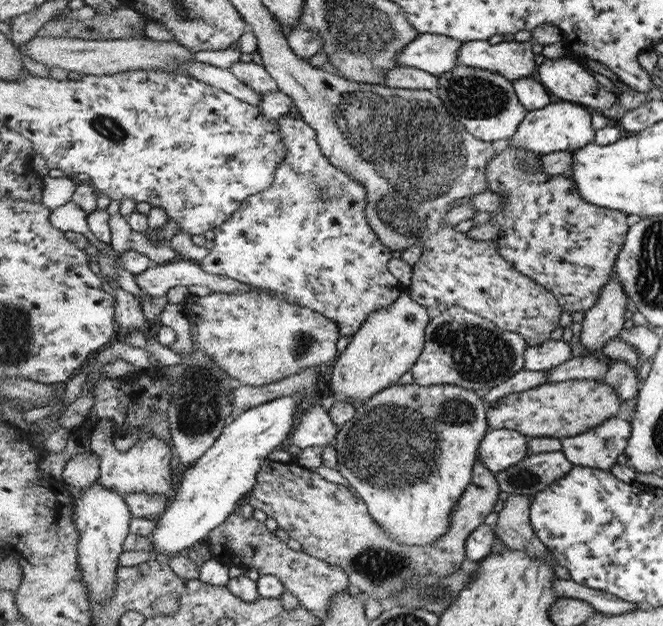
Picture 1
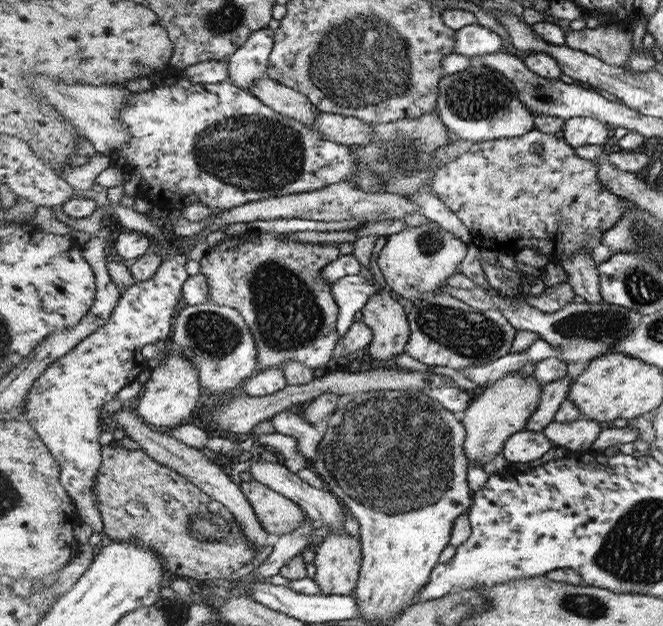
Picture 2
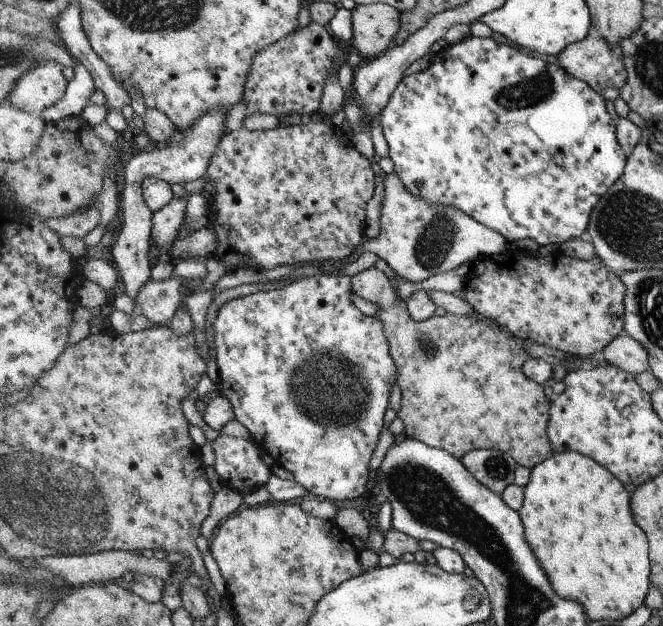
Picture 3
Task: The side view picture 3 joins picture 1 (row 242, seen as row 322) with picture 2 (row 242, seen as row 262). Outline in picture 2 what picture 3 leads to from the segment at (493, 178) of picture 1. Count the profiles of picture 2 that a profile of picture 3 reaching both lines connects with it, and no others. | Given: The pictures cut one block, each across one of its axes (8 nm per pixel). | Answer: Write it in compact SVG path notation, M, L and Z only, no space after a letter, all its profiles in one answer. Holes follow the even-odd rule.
M533 129L527 135L474 143L458 160L436 170L432 186L436 197L473 232L470 240L479 249L516 255L522 248L534 248L548 259L566 261L583 246L600 245L606 230L611 230L626 210L618 210L622 198L600 184L598 166L576 156L575 149L555 134Z

